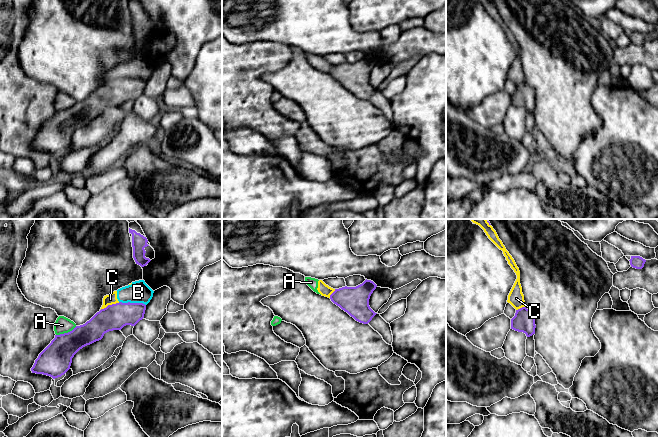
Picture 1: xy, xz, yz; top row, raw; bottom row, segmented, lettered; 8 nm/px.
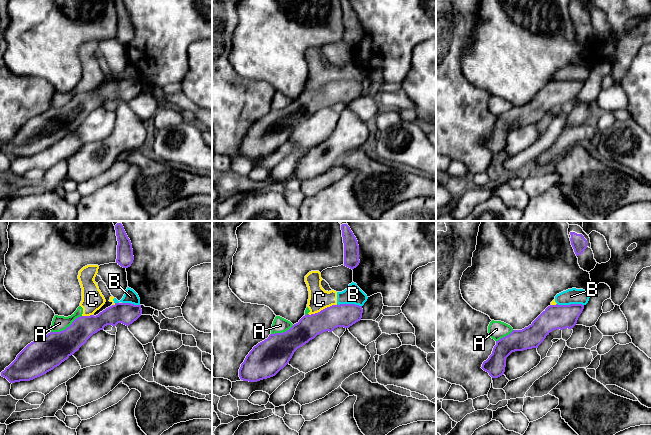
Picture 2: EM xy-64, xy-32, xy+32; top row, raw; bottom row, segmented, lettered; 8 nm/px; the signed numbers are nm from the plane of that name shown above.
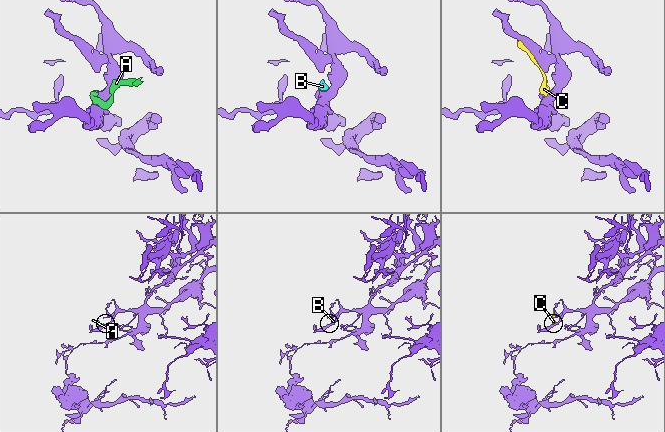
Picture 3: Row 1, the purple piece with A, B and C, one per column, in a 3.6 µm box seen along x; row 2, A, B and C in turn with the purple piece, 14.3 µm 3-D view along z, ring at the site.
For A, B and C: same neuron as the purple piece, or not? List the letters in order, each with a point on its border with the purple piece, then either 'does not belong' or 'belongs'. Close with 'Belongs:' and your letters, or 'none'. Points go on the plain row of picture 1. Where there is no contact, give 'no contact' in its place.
A: xy (66, 109) | does not belong
B: xy (132, 79) | does not belong
C: xy (109, 81) | does not belong
Belongs: none

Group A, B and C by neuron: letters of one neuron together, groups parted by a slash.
A B C

